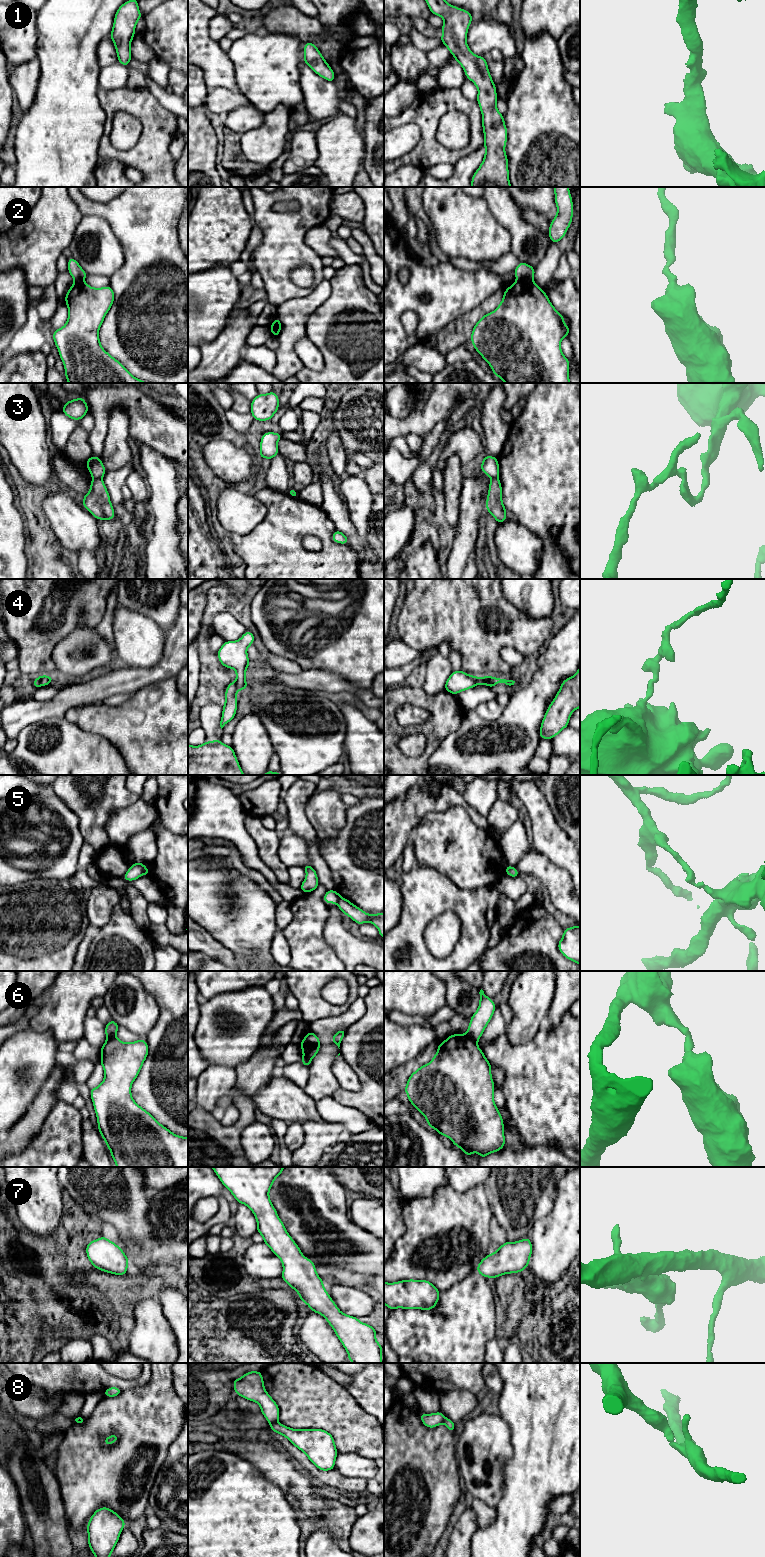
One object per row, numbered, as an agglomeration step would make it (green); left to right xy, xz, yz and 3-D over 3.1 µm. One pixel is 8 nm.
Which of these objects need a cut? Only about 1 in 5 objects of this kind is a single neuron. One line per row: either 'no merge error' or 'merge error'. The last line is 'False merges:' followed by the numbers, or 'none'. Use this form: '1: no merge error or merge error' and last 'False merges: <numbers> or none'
1: no merge error
2: merge error
3: merge error
4: merge error
5: merge error
6: merge error
7: no merge error
8: merge error
False merges: 2, 3, 4, 5, 6, 8

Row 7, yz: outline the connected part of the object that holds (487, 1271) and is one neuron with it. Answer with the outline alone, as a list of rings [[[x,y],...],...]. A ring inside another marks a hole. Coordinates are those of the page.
[[[529,1237],[516,1242],[506,1241],[496,1252],[491,1252],[478,1263],[477,1273],[495,1279],[504,1274],[521,1273],[529,1266],[532,1251]]]

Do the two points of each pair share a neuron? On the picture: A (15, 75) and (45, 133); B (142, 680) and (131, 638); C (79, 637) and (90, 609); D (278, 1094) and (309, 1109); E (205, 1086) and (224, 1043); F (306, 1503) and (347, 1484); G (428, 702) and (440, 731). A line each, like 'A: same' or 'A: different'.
A: different
B: different
C: different
D: same
E: different
F: different
G: same

